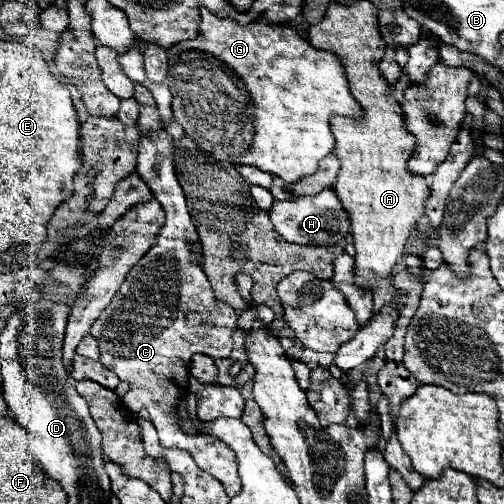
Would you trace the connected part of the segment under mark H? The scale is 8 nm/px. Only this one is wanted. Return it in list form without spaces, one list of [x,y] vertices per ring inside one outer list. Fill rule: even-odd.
[[[324,189],[310,199],[300,197],[298,201],[276,201],[270,209],[270,221],[286,241],[300,245],[342,245],[350,233],[348,215],[342,209],[334,189]]]

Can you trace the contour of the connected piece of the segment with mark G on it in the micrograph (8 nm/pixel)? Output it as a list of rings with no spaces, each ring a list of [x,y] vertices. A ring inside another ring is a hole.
[[[200,9],[200,13],[202,13],[200,35],[196,39],[192,39],[192,41],[182,41],[182,43],[178,43],[178,45],[174,45],[174,47],[168,49],[168,61],[170,61],[168,87],[172,91],[174,119],[184,127],[186,135],[190,139],[194,139],[206,153],[214,155],[220,161],[230,161],[234,165],[254,165],[254,167],[258,167],[262,171],[270,171],[270,173],[278,175],[286,183],[296,183],[304,175],[314,175],[314,171],[318,171],[318,167],[320,167],[320,159],[324,159],[326,155],[330,155],[334,151],[334,147],[336,147],[334,133],[330,131],[330,119],[334,115],[358,119],[364,113],[358,107],[358,101],[350,95],[346,71],[342,69],[340,59],[334,53],[330,53],[330,51],[318,51],[298,31],[294,31],[290,27],[268,25],[268,23],[250,23],[248,27],[242,27],[242,25],[238,25],[232,19],[218,19],[208,9]]]

